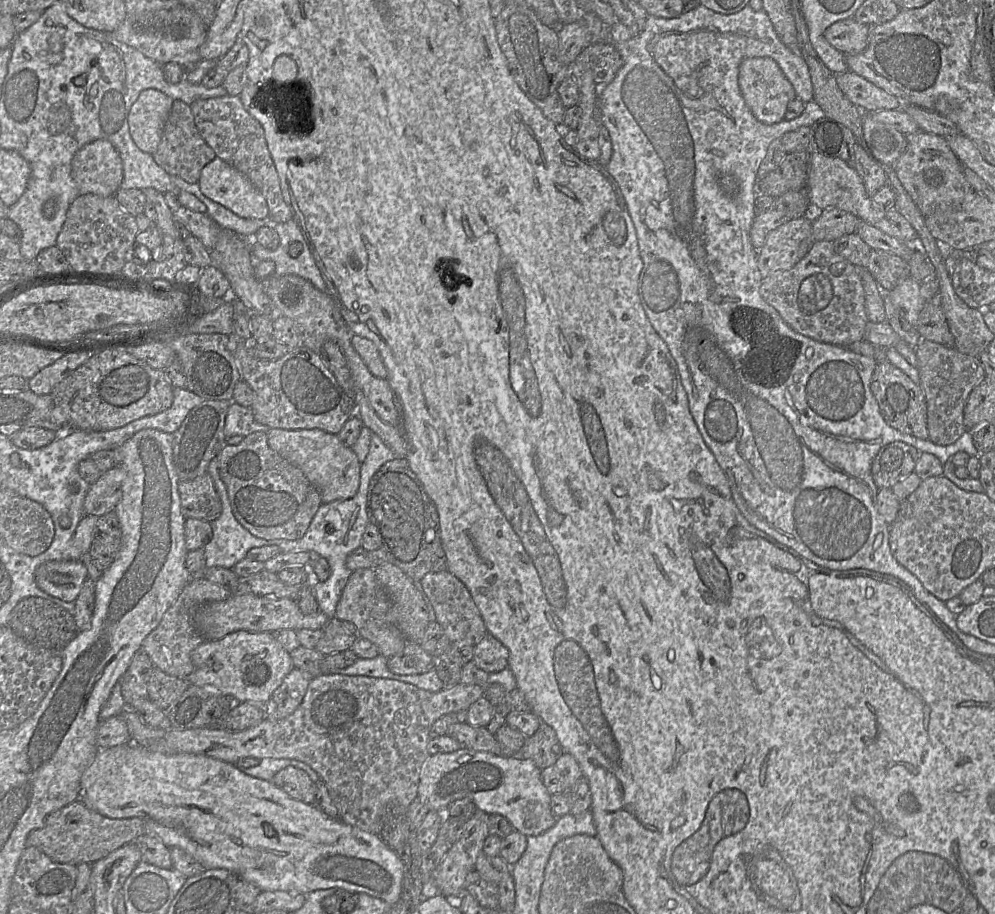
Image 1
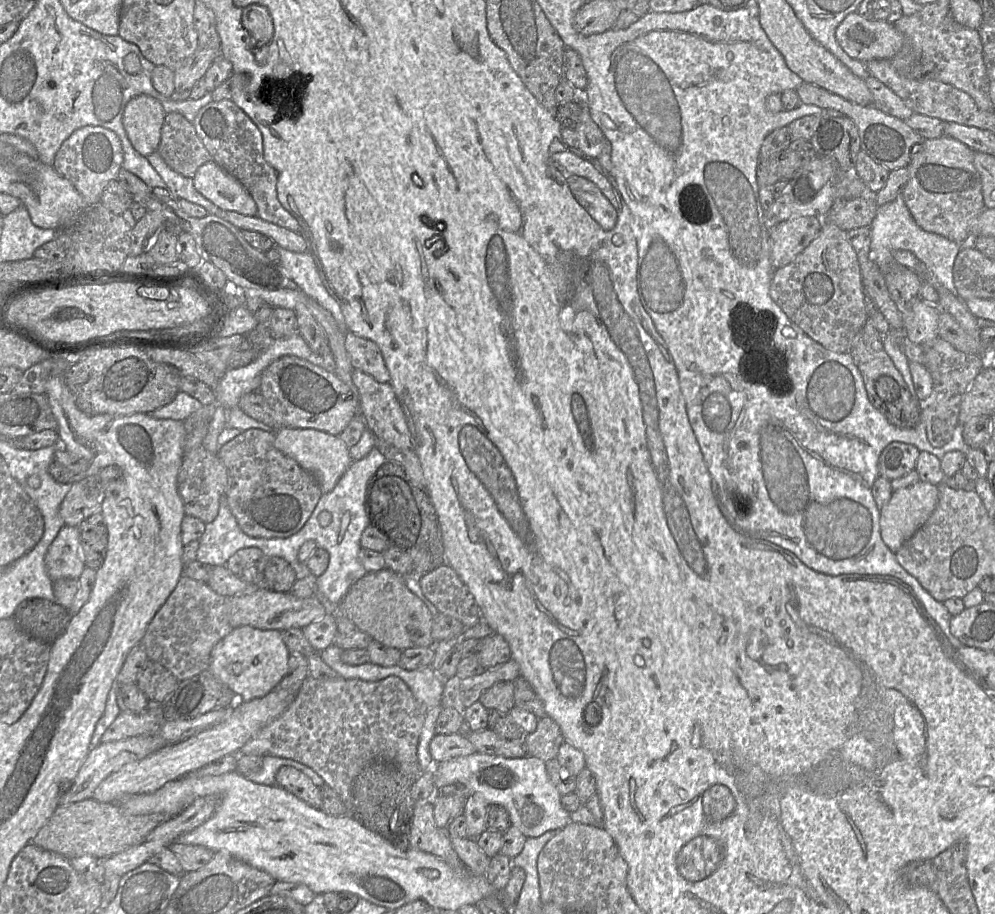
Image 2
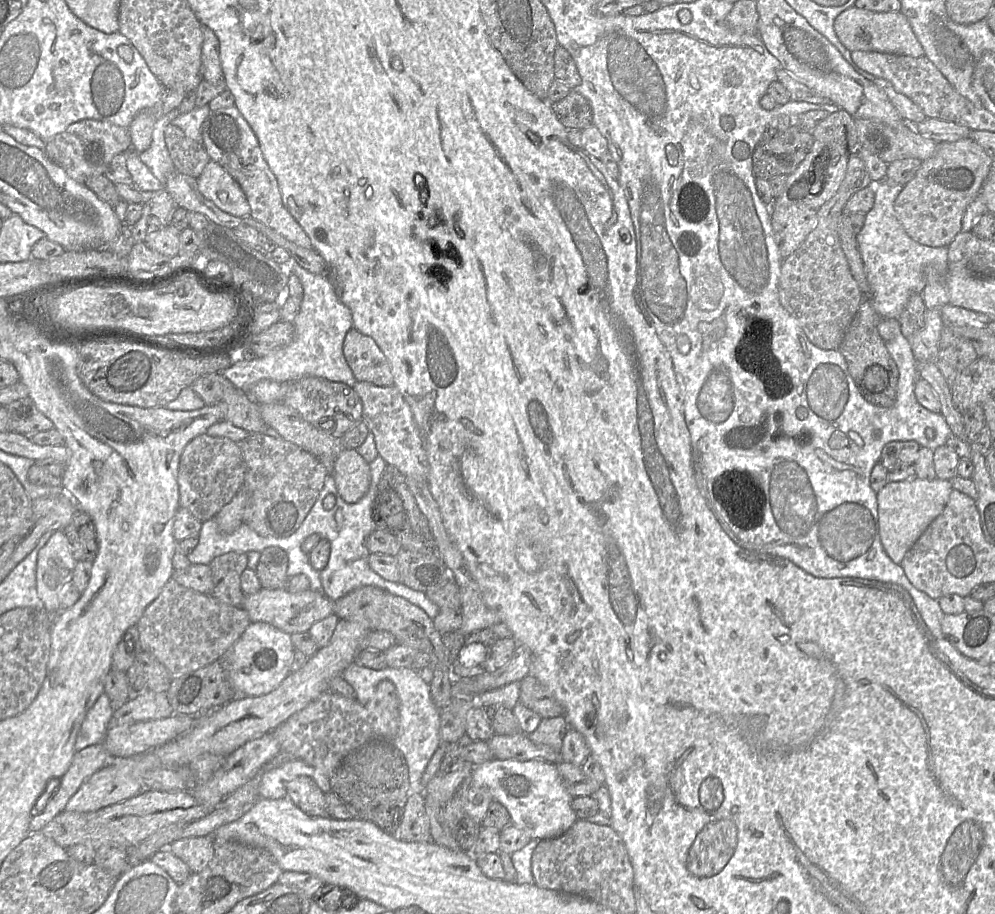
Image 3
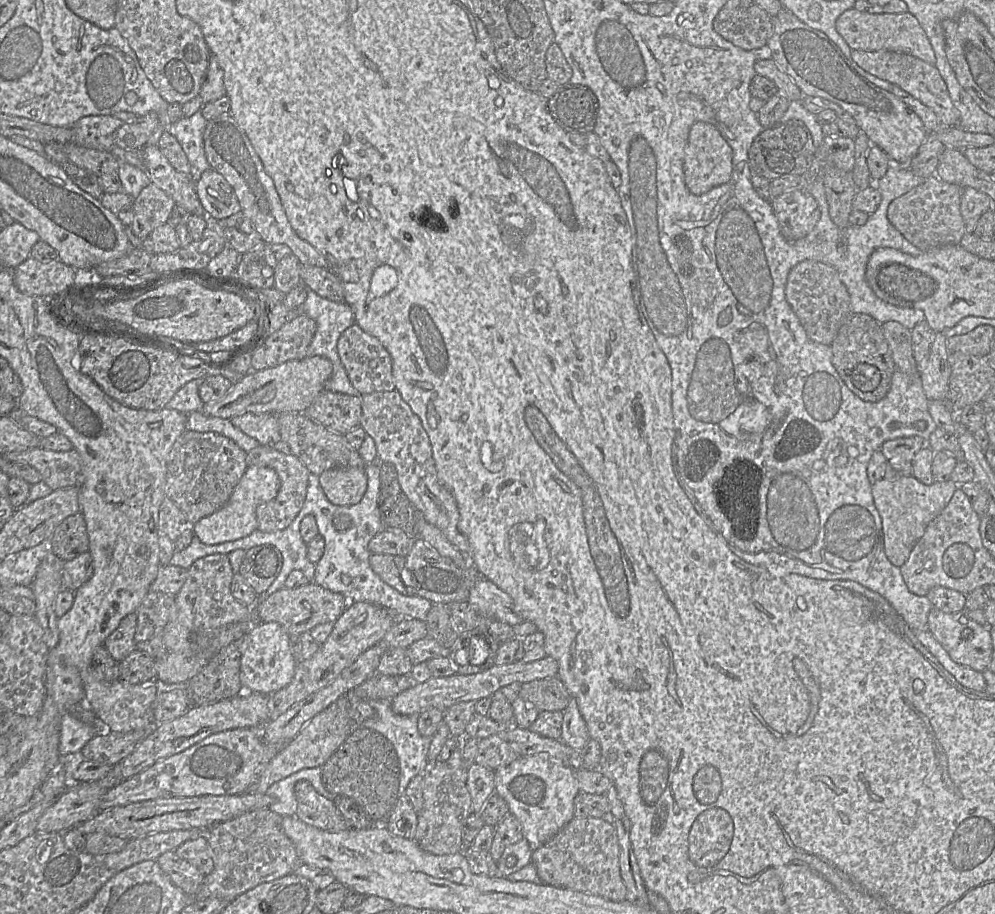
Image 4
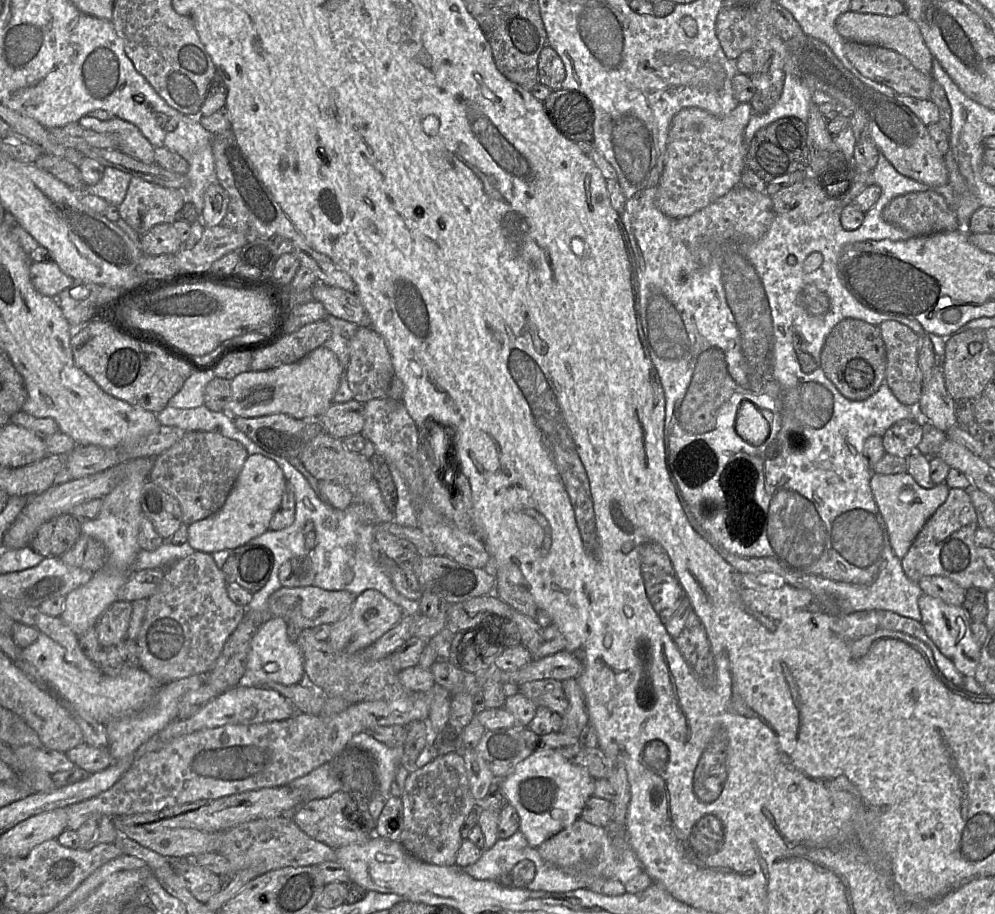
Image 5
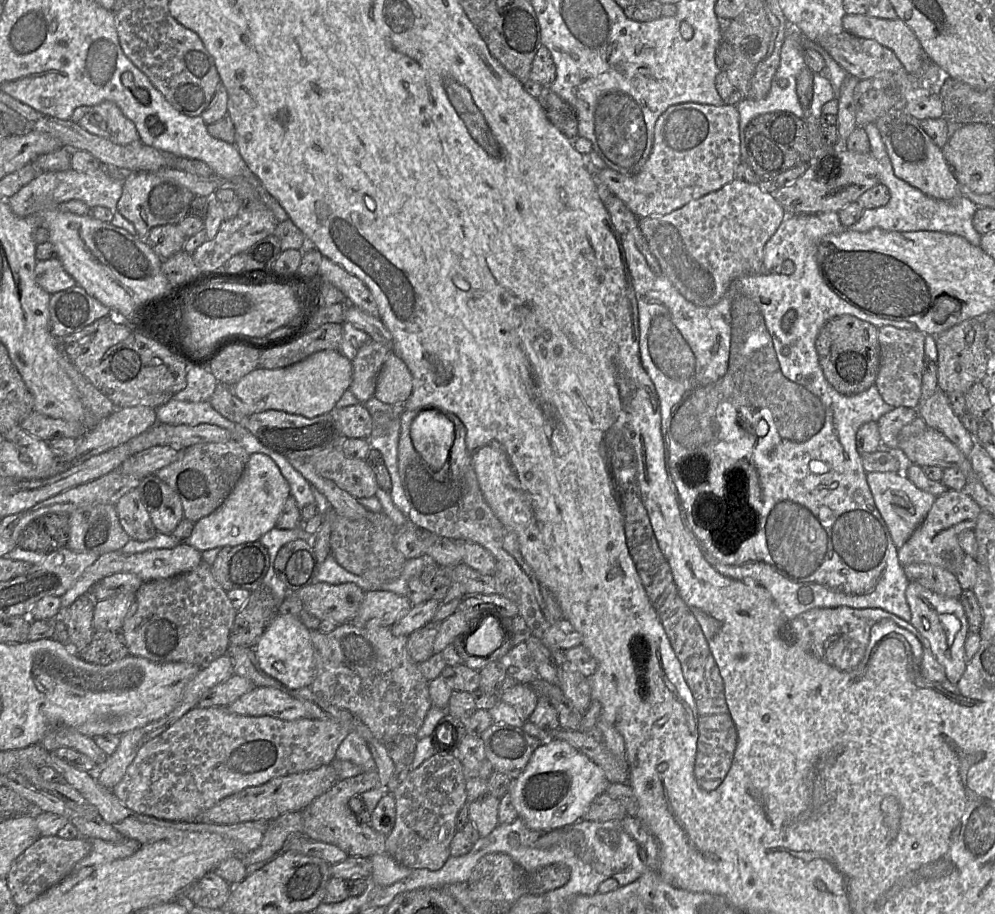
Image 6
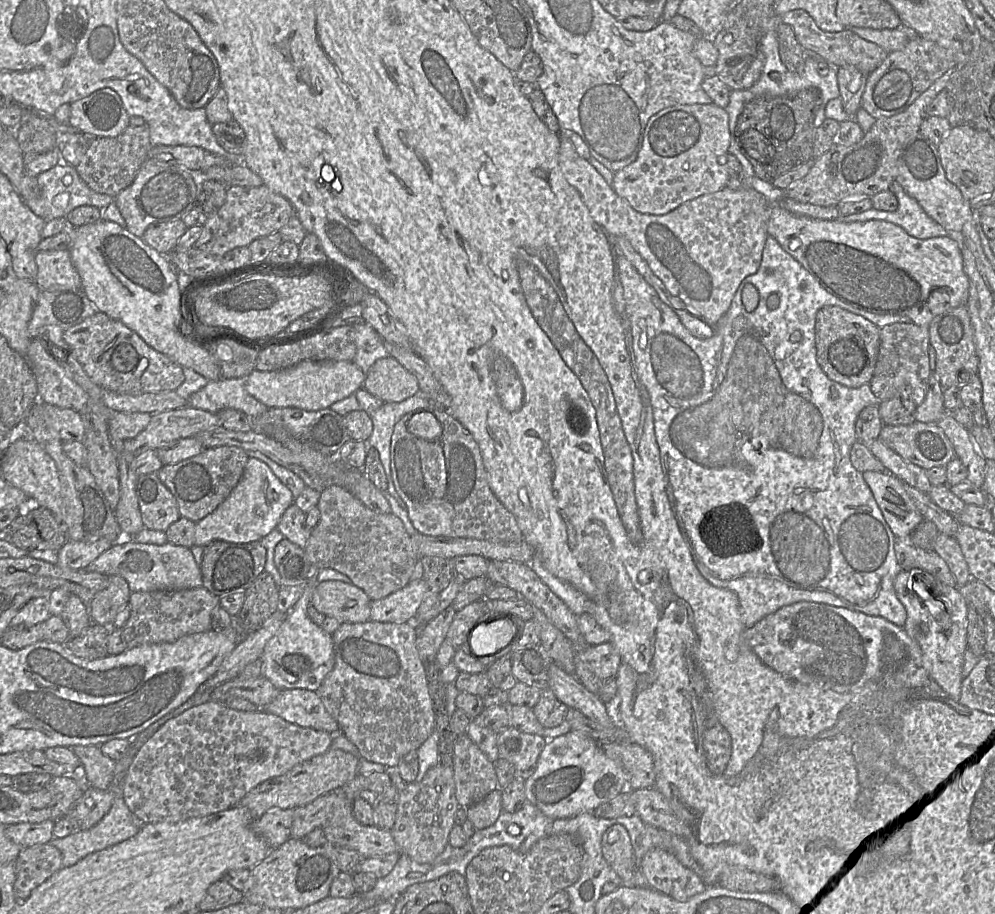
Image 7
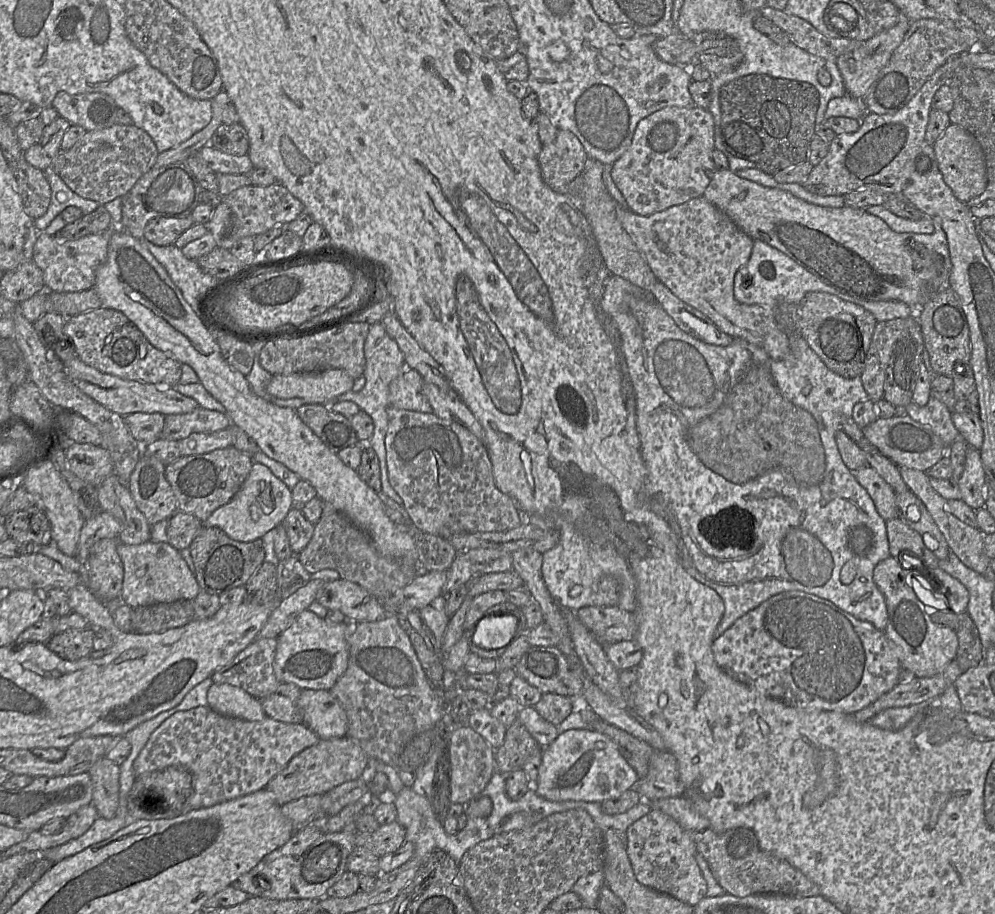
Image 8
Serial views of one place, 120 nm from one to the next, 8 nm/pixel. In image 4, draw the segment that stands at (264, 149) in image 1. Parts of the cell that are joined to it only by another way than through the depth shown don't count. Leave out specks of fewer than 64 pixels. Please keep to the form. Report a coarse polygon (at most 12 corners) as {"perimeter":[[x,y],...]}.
{"perimeter":[[226,112],[207,121],[210,168],[266,244],[301,265],[326,259],[292,229],[271,177]]}

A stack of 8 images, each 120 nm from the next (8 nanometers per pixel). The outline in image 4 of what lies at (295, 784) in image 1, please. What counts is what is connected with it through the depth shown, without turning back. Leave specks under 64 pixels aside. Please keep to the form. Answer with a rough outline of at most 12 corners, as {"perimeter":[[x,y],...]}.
{"perimeter":[[297,782],[295,816],[332,833],[351,828],[335,803]]}

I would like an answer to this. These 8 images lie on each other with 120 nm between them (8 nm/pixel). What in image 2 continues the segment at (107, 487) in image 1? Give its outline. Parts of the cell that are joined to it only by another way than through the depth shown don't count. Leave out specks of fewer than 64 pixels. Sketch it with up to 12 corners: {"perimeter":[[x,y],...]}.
{"perimeter":[[92,475],[71,485],[59,509],[65,526],[101,513],[104,492]]}

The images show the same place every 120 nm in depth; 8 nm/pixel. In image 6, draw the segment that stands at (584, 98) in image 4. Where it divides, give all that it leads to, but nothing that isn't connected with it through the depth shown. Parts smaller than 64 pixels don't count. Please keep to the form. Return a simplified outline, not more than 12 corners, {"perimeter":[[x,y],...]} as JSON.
{"perimeter":[[549,87],[537,101],[567,139],[578,136],[574,108]]}

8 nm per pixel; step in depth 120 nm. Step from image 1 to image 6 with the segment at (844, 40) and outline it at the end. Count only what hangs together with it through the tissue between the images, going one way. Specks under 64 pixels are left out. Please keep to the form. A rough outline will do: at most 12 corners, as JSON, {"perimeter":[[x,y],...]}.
{"perimeter":[[845,14],[844,31],[894,52],[918,77],[929,58],[899,18]]}

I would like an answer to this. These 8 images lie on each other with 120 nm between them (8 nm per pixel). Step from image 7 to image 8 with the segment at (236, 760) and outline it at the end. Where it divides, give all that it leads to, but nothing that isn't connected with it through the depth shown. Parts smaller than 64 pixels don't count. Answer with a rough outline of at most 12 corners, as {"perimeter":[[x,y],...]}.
{"perimeter":[[173,714],[138,777],[188,769],[189,812],[264,789],[319,741],[303,723]]}

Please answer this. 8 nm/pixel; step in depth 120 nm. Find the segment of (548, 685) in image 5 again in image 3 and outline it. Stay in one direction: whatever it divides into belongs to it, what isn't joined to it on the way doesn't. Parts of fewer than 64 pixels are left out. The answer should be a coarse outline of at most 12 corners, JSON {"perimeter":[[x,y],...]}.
{"perimeter":[[531,674],[519,701],[542,718],[564,713],[550,690]]}

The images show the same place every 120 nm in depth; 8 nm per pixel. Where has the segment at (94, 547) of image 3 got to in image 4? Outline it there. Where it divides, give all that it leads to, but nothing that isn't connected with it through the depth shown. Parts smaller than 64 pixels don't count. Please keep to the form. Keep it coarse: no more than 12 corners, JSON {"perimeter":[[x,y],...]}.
{"perimeter":[[83,515],[64,519],[50,551],[69,561],[89,550]]}

